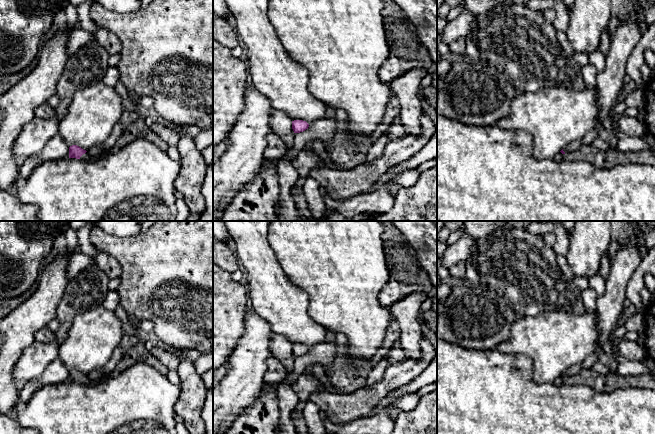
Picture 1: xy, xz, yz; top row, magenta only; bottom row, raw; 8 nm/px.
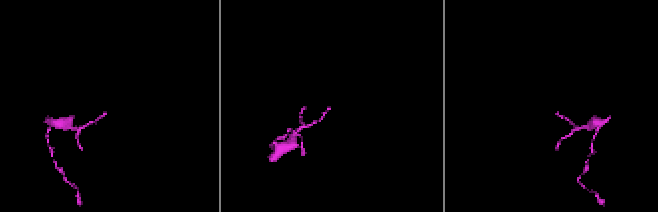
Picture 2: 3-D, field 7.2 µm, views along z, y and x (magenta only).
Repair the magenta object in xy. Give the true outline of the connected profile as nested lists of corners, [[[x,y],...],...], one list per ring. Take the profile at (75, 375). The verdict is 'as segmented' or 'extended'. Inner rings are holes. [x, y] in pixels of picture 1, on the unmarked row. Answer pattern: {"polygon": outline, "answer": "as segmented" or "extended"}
{"polygon": [[[72,369],[69,371],[69,382],[82,383],[86,385],[96,385],[103,382],[109,375],[104,374],[97,378],[96,380],[91,380],[86,374],[82,373],[77,369]]], "answer": "extended"}

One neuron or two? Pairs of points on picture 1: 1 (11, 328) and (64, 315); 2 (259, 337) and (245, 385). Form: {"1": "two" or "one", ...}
{"1": "two", "2": "one"}

